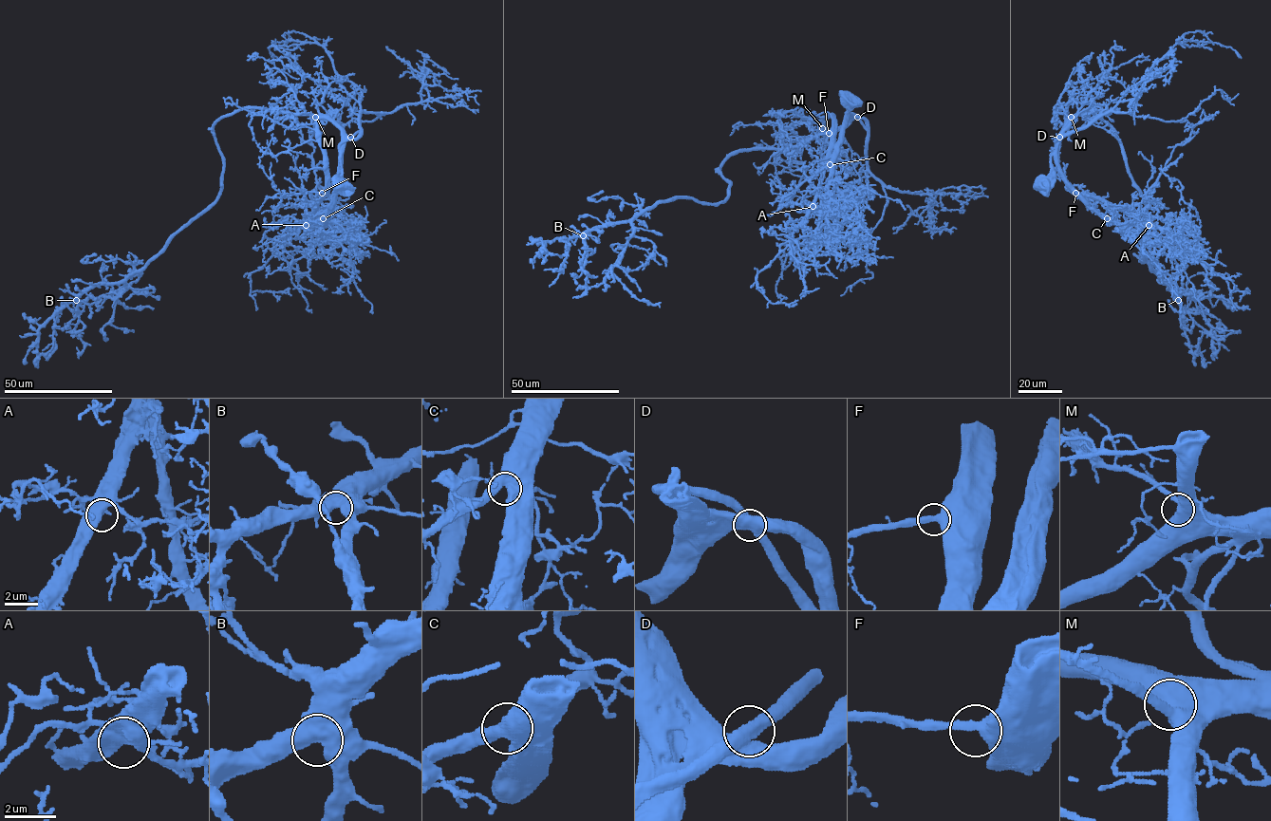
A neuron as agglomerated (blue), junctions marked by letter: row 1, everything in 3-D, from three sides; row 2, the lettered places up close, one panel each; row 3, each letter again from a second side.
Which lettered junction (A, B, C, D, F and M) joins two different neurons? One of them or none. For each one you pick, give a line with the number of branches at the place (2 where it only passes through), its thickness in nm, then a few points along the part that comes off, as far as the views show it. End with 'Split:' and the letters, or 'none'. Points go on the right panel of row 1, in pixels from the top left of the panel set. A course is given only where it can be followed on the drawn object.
Split: none

